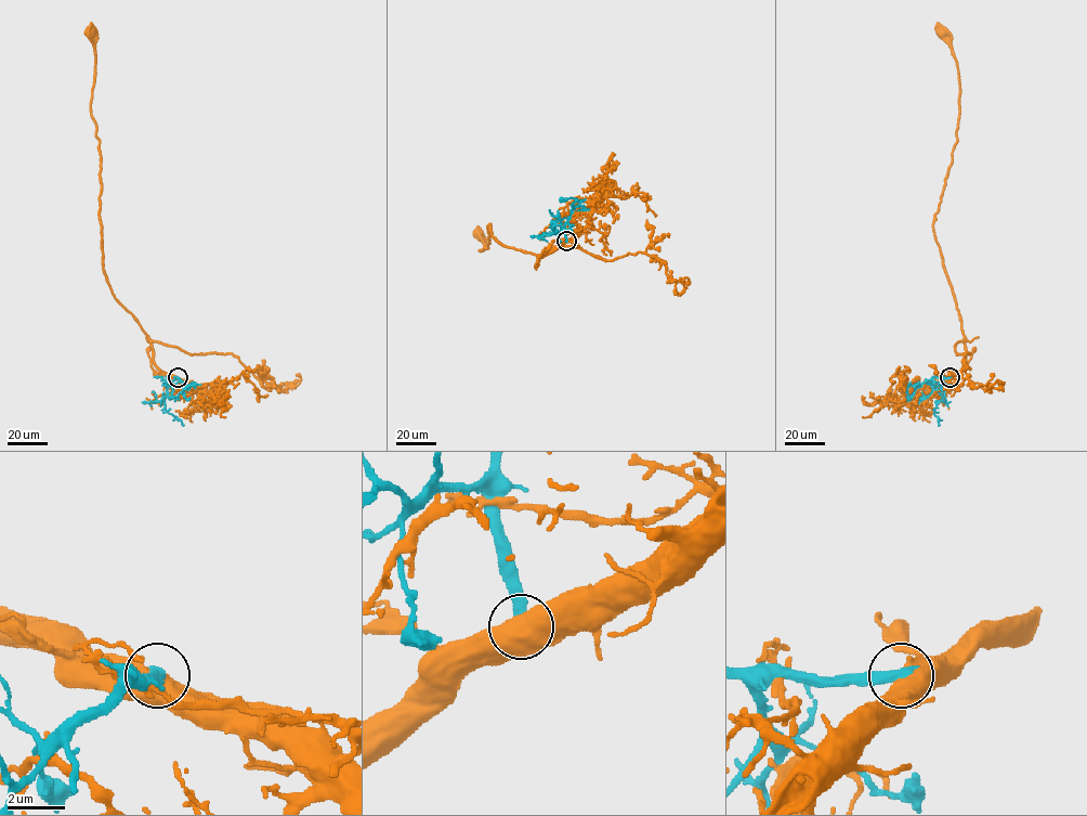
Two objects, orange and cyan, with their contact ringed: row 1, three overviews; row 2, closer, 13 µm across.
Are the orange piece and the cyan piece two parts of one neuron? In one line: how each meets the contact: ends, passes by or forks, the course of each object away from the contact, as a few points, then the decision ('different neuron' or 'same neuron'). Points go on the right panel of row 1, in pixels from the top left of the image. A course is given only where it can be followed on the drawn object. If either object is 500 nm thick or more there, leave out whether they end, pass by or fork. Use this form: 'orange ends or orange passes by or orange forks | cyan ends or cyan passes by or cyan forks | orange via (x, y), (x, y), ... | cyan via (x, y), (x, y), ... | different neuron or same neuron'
orange via (950, 377), (965, 359), (961, 321), (933, 227), (957, 142), (959, 114), (957, 63), (943, 34) | cyan via (950, 377), (940, 378), (942, 399), (933, 413), (939, 425) | different neuron

